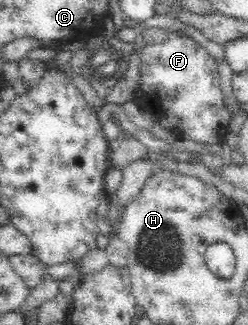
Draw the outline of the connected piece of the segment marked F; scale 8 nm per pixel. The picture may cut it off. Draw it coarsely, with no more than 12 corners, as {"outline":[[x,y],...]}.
{"outline":[[189,35],[145,45],[135,101],[163,128],[222,142],[217,61]]}

